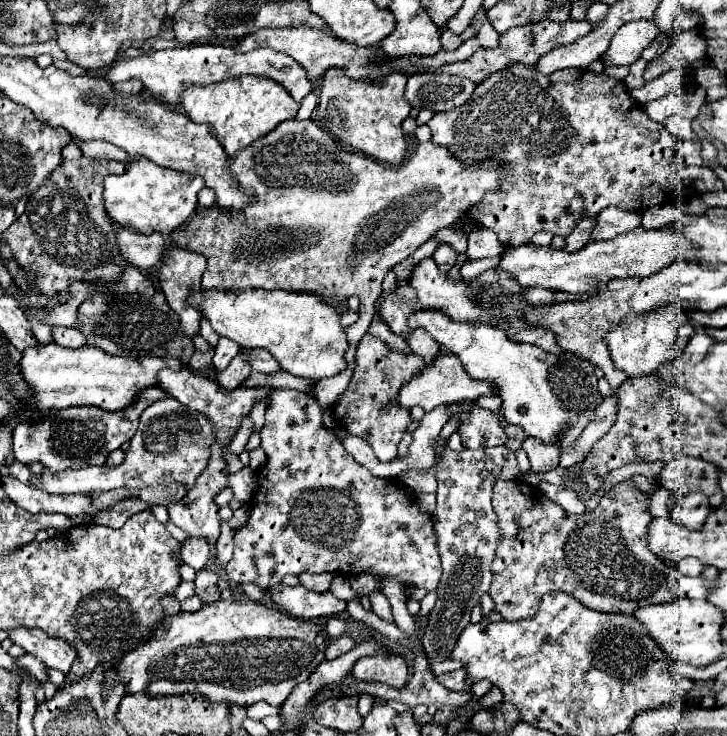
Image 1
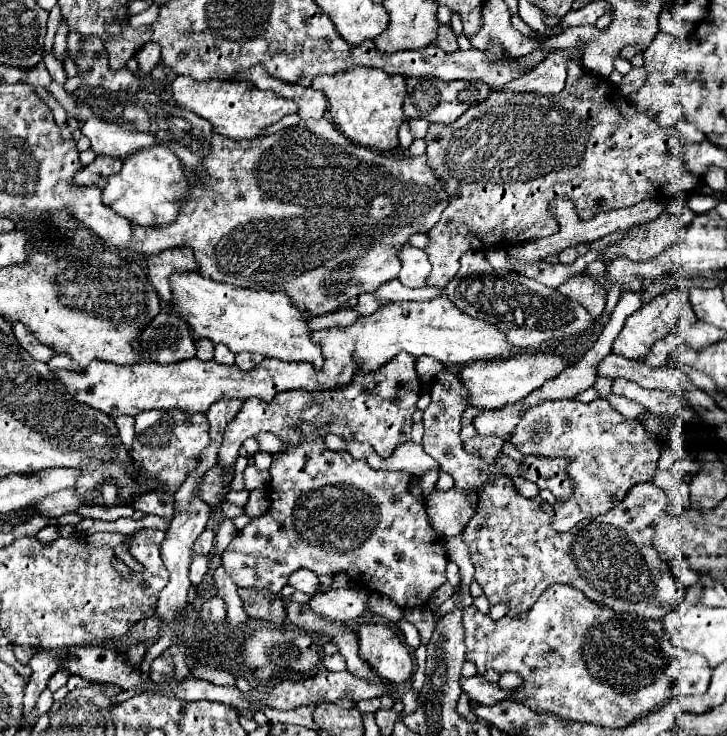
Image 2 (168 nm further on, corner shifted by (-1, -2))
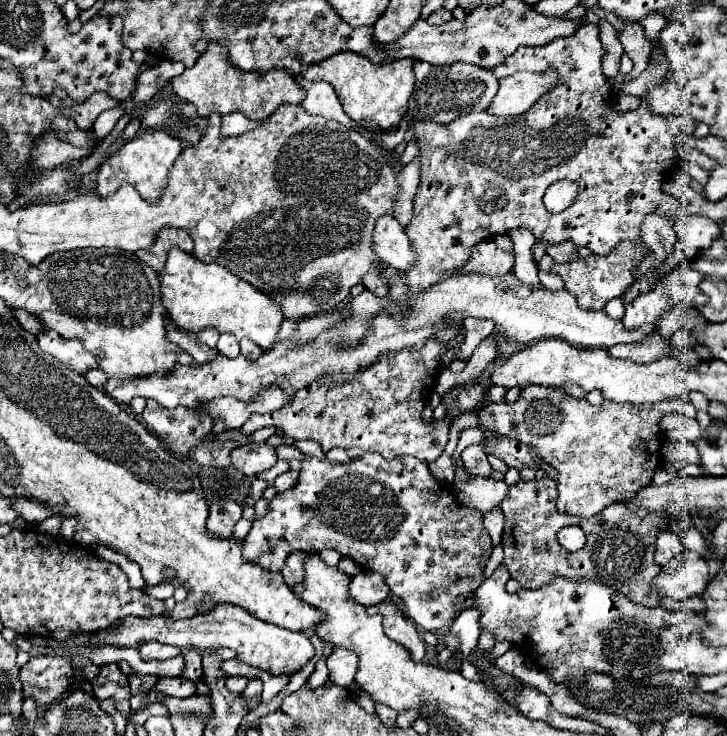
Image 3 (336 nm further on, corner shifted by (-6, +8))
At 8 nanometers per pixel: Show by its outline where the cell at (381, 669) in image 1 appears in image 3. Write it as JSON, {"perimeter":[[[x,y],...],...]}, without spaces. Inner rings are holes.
{"perimeter":[[[380,603],[374,607],[368,607],[368,613],[380,613],[384,633],[392,641],[406,647],[408,653],[412,653],[410,657],[414,657],[414,661],[422,661],[422,657],[426,655],[426,645],[416,629],[416,625],[408,617],[404,617],[402,611],[394,603]]]}

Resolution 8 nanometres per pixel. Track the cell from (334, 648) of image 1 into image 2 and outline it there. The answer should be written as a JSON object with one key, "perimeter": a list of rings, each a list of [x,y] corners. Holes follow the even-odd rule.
{"perimeter":[[[335,653],[335,655],[325,655],[323,657],[323,667],[329,669],[329,671],[345,671],[347,663],[345,663],[341,653]]]}

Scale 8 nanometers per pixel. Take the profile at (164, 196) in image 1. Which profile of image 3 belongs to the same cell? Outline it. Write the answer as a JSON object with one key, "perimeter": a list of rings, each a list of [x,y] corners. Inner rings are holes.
{"perimeter":[[[158,129],[156,131],[144,131],[144,133],[136,135],[132,141],[128,141],[126,145],[122,145],[120,151],[110,155],[100,165],[98,179],[96,179],[96,191],[100,193],[100,197],[110,197],[126,181],[146,201],[158,203],[160,197],[162,197],[164,187],[168,185],[168,171],[174,165],[174,161],[178,159],[180,151],[182,151],[182,145],[180,145],[180,141],[176,137],[170,137],[168,133],[158,131]]]}

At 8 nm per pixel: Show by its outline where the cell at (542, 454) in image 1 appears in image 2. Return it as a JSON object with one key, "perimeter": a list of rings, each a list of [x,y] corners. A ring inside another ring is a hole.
{"perimeter":[[[559,399],[559,401],[541,401],[539,405],[533,405],[525,411],[521,411],[521,419],[511,435],[511,443],[515,449],[519,449],[523,455],[539,455],[539,457],[565,457],[571,459],[567,472],[575,486],[572,497],[567,502],[558,502],[554,505],[555,515],[551,527],[555,531],[569,531],[579,521],[587,517],[597,517],[613,509],[619,501],[625,499],[627,491],[637,485],[651,481],[657,469],[659,449],[661,445],[653,435],[649,435],[641,421],[637,419],[625,419],[619,415],[607,401],[595,399],[591,403],[579,403],[575,399]]]}

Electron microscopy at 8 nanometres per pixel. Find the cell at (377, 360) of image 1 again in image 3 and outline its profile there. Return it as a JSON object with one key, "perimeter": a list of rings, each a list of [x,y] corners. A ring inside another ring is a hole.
{"perimeter":[[[430,339],[422,349],[382,355],[378,361],[374,361],[374,365],[356,373],[356,377],[348,383],[334,385],[326,377],[318,379],[318,381],[310,383],[306,389],[296,391],[290,405],[284,405],[282,409],[276,409],[274,413],[268,413],[268,415],[256,413],[254,417],[250,417],[240,427],[240,433],[250,435],[262,427],[276,427],[276,429],[282,429],[292,439],[318,441],[322,445],[324,453],[328,453],[332,447],[344,447],[344,449],[348,449],[348,455],[352,459],[360,457],[362,453],[368,453],[368,451],[376,451],[388,461],[394,457],[400,457],[400,455],[414,455],[422,463],[432,463],[440,457],[444,445],[448,443],[448,421],[442,419],[438,423],[426,425],[426,423],[422,423],[422,409],[428,403],[428,395],[432,395],[432,391],[434,391],[434,383],[436,383],[436,377],[440,371],[440,355],[446,349],[448,347],[444,347],[440,341]]]}

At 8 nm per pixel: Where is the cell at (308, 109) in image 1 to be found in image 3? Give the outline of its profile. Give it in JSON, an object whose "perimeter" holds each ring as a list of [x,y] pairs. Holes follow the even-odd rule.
{"perimeter":[[[240,112],[231,113],[222,117],[221,135],[222,137],[239,135],[259,128],[266,122],[267,119],[262,121],[250,120]]]}

